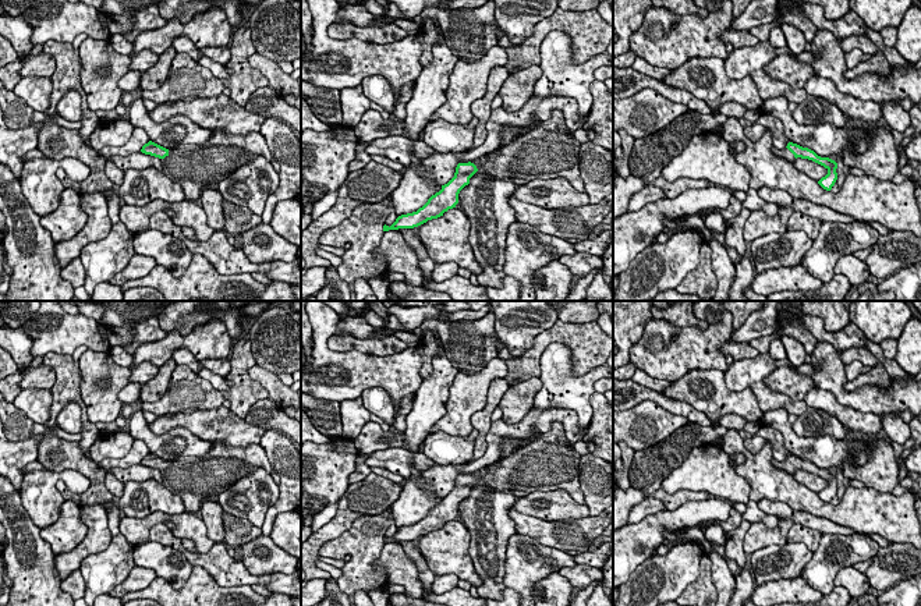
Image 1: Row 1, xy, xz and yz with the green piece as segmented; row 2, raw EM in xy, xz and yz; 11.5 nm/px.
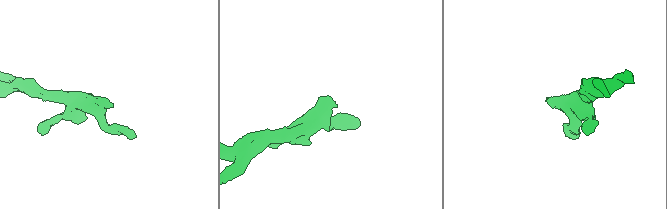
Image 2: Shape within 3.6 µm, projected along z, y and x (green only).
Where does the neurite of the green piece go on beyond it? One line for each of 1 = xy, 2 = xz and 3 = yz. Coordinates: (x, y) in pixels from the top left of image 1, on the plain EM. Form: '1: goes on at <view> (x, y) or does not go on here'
1: goes on at xy (192, 478)
2: goes on at xz (549, 463)
3: goes on at yz (785, 465)

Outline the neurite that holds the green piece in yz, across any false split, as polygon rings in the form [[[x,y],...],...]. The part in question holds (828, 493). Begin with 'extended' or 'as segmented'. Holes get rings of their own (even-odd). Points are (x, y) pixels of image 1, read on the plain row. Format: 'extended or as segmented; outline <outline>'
extended; outline [[[789,454],[784,461],[772,460],[772,464],[776,468],[779,468],[793,476],[797,469],[801,469],[801,471],[808,471],[808,472],[812,472],[812,474],[823,478],[828,482],[828,486],[825,489],[822,489],[818,493],[818,496],[826,503],[830,503],[837,492],[837,485],[836,485],[837,475],[829,469],[818,468],[814,463],[811,463],[808,460],[803,460],[797,456]]]

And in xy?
extended; outline [[[216,443],[202,457],[187,456],[171,461],[149,453],[141,464],[159,469],[162,483],[180,496],[185,511],[192,514],[201,510],[206,497],[219,497],[229,486],[256,468],[273,472],[261,444],[230,447]]]

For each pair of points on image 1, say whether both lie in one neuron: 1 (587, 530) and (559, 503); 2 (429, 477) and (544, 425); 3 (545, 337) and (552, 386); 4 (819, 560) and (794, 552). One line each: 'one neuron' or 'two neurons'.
1: two neurons
2: one neuron
3: two neurons
4: two neurons

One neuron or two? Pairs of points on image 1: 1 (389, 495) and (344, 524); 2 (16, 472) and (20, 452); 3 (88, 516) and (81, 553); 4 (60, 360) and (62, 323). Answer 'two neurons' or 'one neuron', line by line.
1: one neuron
2: one neuron
3: one neuron
4: two neurons

